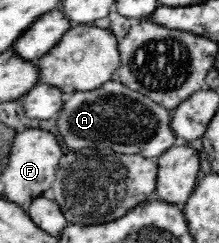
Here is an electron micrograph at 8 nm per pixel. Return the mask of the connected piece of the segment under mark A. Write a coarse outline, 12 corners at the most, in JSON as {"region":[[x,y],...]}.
{"region":[[113,80],[65,97],[70,151],[154,160],[177,144],[171,111]]}

